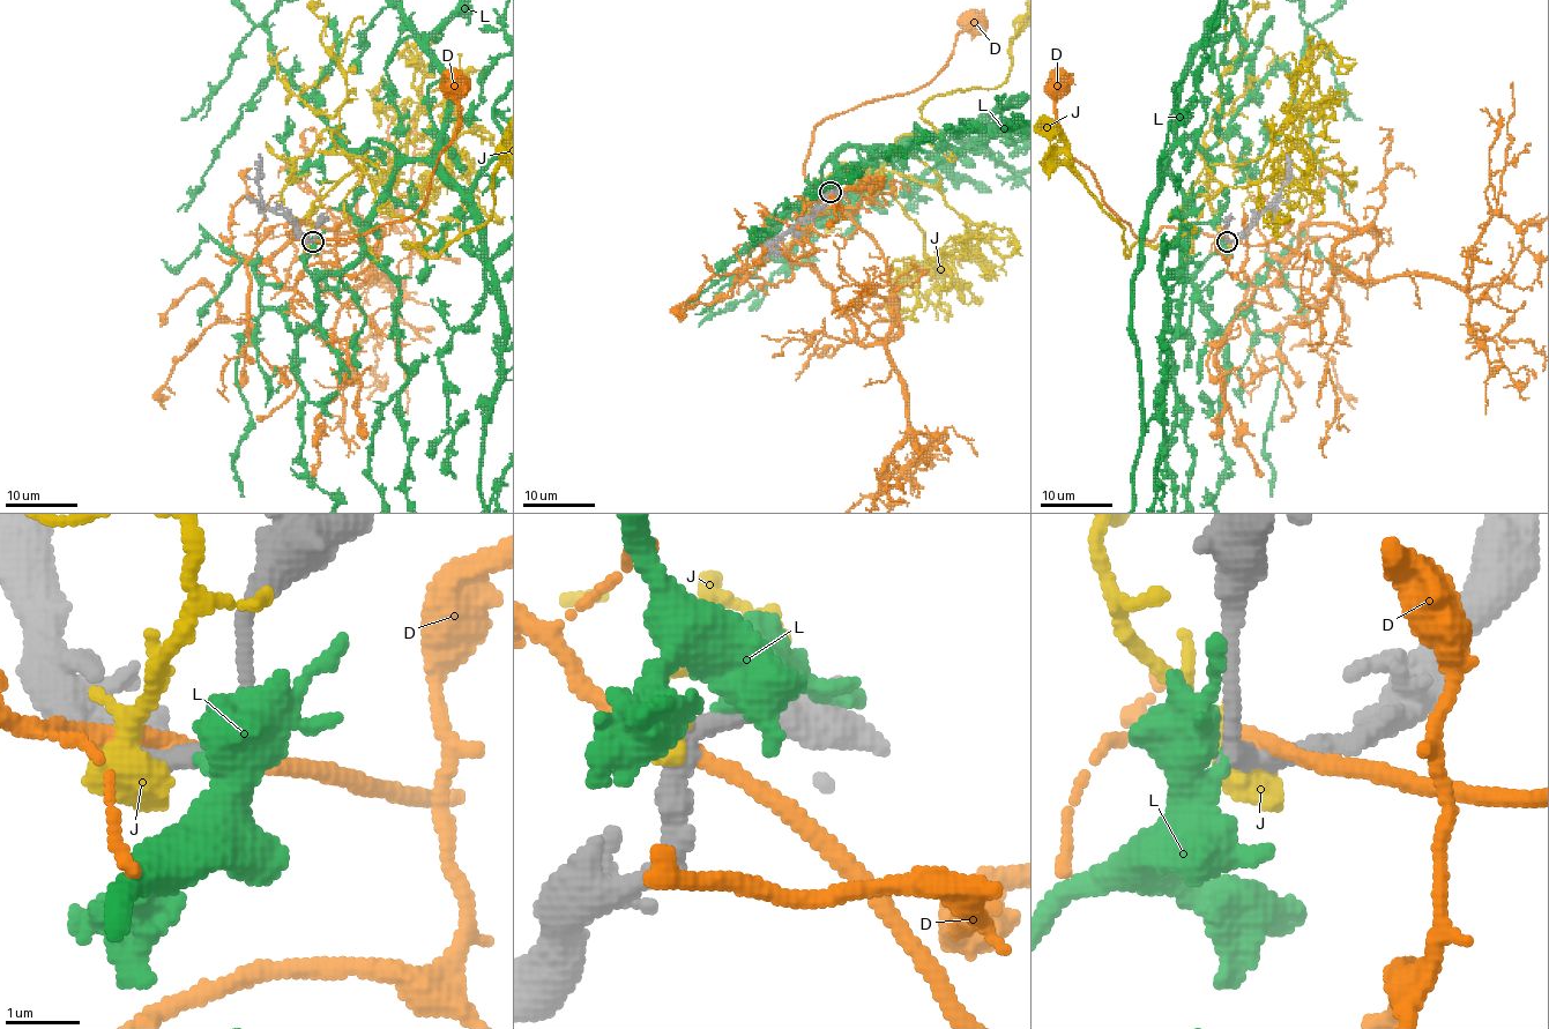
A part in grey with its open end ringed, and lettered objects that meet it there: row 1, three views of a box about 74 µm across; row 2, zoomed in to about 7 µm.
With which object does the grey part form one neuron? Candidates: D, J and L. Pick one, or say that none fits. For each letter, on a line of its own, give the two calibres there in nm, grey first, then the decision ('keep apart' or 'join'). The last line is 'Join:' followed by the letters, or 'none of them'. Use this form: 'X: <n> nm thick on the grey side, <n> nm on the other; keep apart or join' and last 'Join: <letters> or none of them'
D: 320 nm thick on the grey side, 240 nm on the other; keep apart
J: 320 nm thick on the grey side, 460 nm on the other; keep apart
L: 240 nm thick on the grey side, 280 nm on the other; join
Join: L

